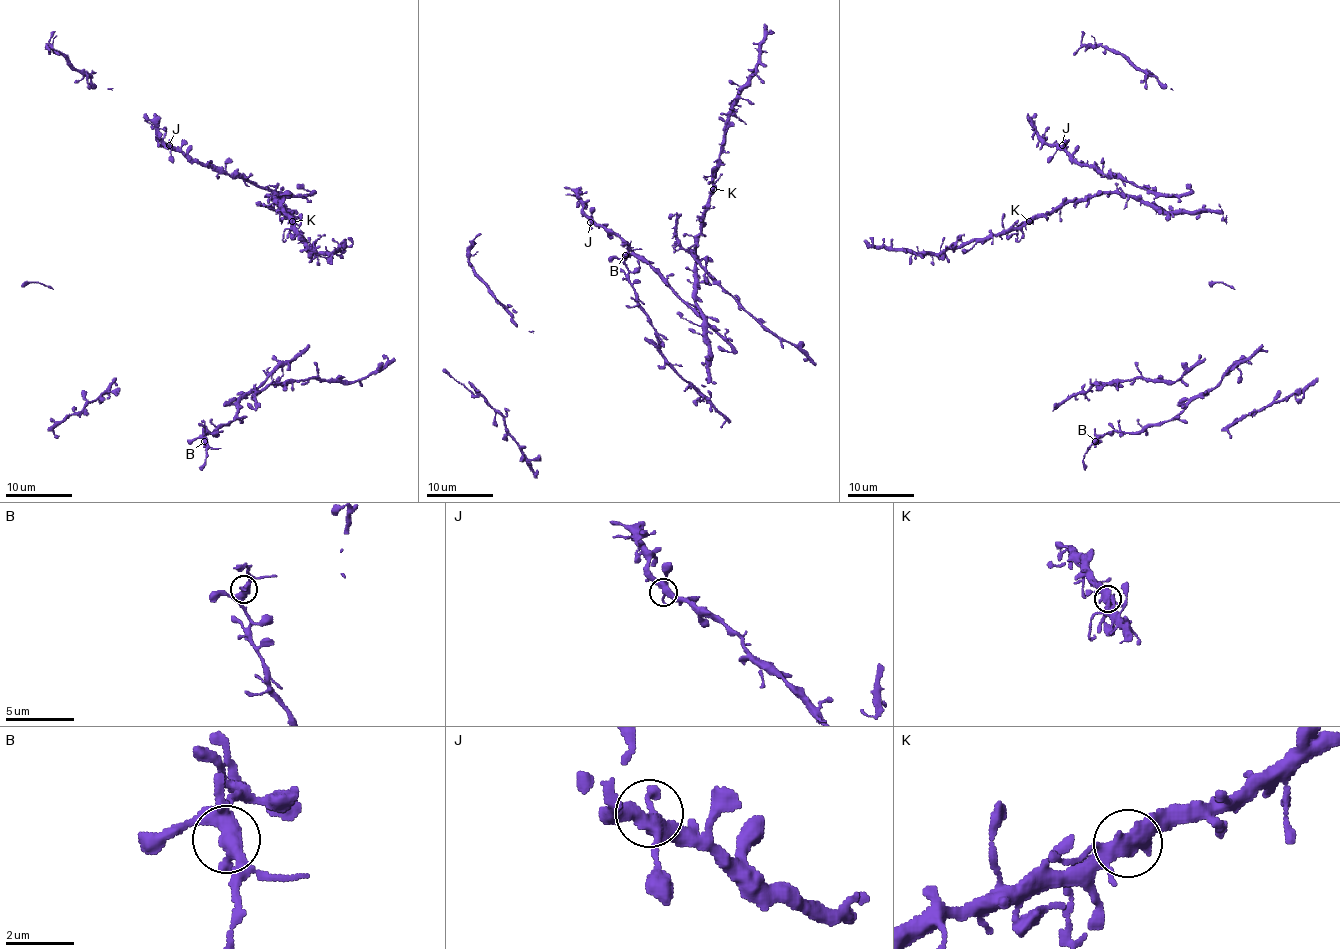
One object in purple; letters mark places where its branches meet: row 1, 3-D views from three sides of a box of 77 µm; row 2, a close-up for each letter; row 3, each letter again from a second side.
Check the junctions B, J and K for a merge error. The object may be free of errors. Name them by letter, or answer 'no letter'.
no letter

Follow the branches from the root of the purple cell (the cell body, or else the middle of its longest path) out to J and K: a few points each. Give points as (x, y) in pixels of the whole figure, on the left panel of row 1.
J: (248, 178), (229, 176), (203, 166), (169, 145)
K: (248, 178), (276, 192), (281, 197), (281, 203), (275, 198), (275, 193), (291, 222)

